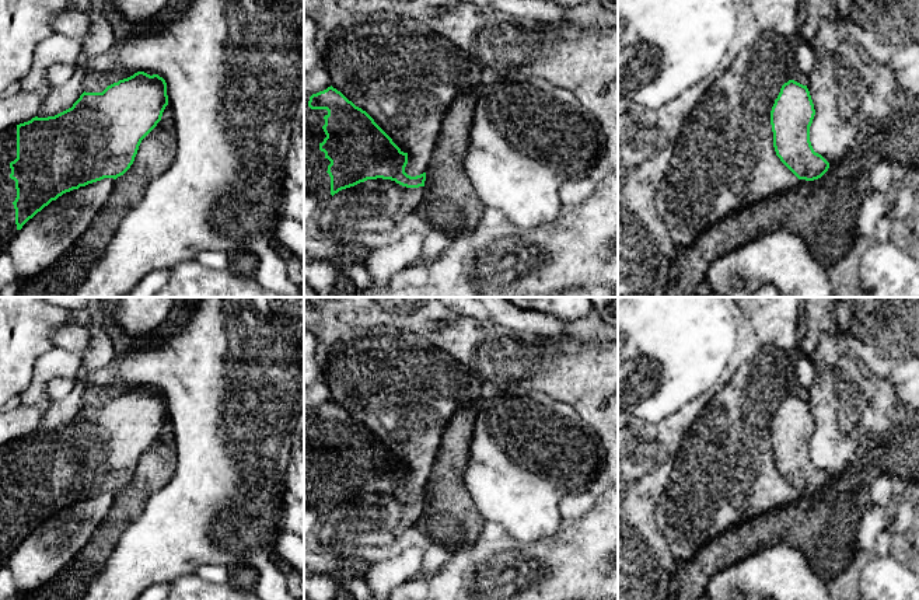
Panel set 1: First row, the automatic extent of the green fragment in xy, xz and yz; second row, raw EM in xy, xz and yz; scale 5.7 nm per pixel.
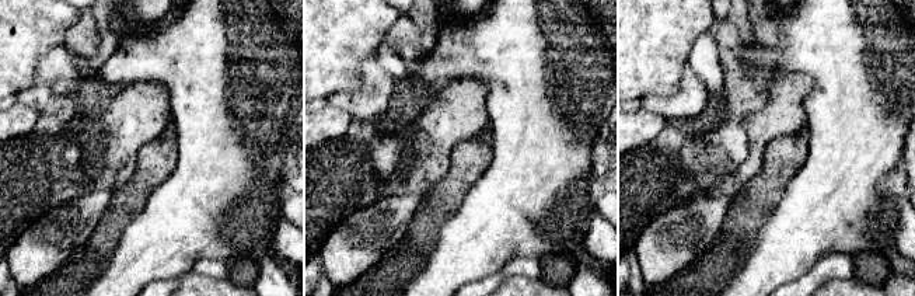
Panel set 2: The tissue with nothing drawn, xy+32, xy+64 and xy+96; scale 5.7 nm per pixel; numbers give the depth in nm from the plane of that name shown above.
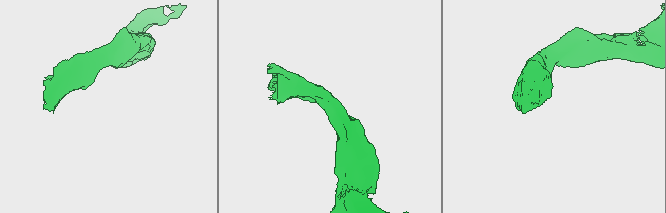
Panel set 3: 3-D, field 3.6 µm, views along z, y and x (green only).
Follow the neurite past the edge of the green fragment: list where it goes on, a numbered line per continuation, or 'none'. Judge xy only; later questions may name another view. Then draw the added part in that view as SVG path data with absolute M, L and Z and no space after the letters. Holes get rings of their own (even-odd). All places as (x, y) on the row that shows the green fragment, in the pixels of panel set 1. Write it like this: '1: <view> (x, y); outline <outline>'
1: xy (7, 138); outline M17 126L0 132L0 254L7 252L13 237L18 233L15 224L15 209L13 202L17 198L15 181L10 178L10 163L17 158Z

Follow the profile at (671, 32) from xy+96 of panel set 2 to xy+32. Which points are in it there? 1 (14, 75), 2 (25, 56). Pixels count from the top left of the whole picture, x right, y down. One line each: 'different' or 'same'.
1: same
2: same

